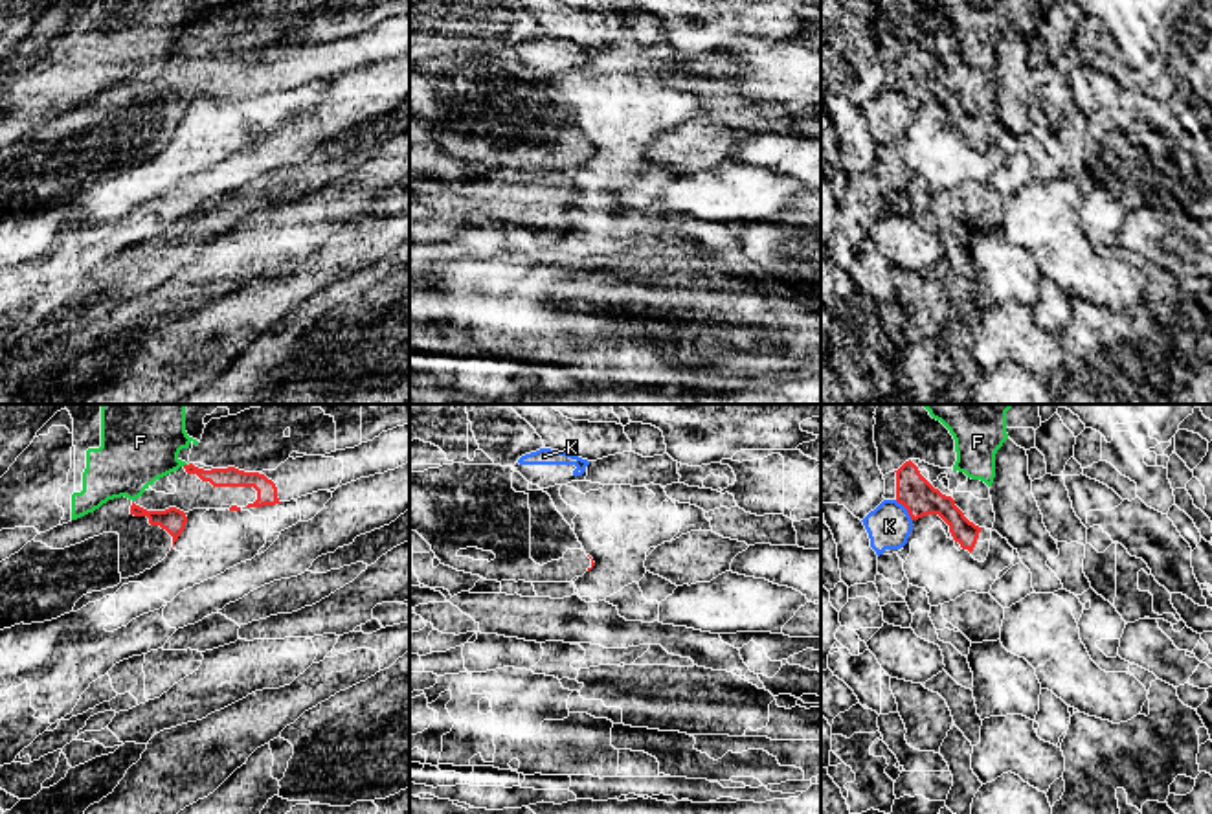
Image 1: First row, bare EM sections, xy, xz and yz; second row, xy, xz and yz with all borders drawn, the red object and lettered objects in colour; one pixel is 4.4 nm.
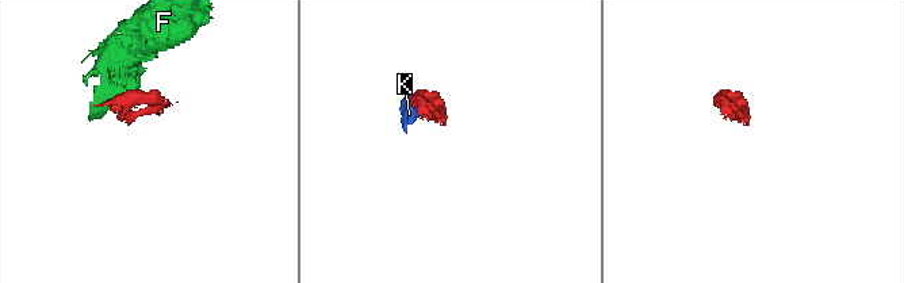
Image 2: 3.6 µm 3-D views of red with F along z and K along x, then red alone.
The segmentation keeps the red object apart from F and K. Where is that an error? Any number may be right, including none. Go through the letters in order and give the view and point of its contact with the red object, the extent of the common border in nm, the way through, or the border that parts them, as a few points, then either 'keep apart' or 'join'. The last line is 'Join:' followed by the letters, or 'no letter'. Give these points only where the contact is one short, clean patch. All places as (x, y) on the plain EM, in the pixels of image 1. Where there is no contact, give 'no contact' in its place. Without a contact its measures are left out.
F: no contact; keep apart
K: meets red in yz at (906, 96); contact 120 nm long; keep apart
Join: no letter

